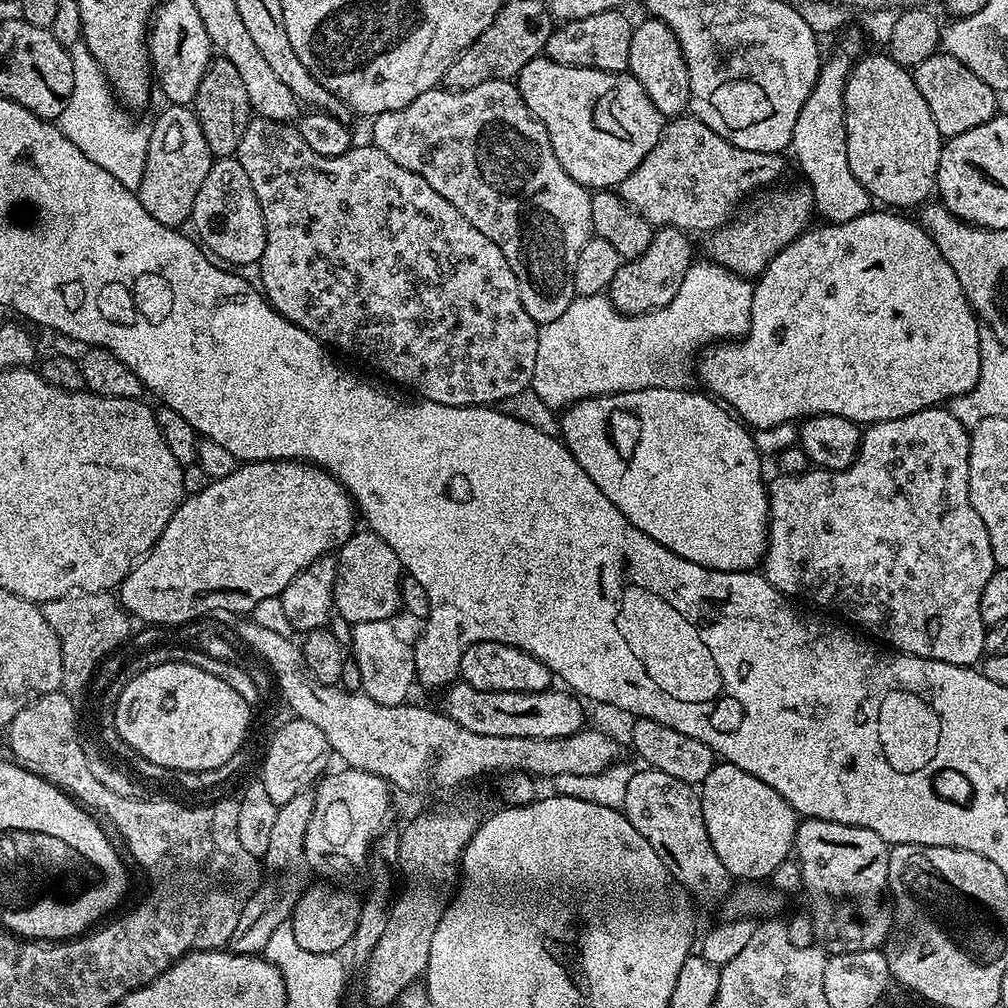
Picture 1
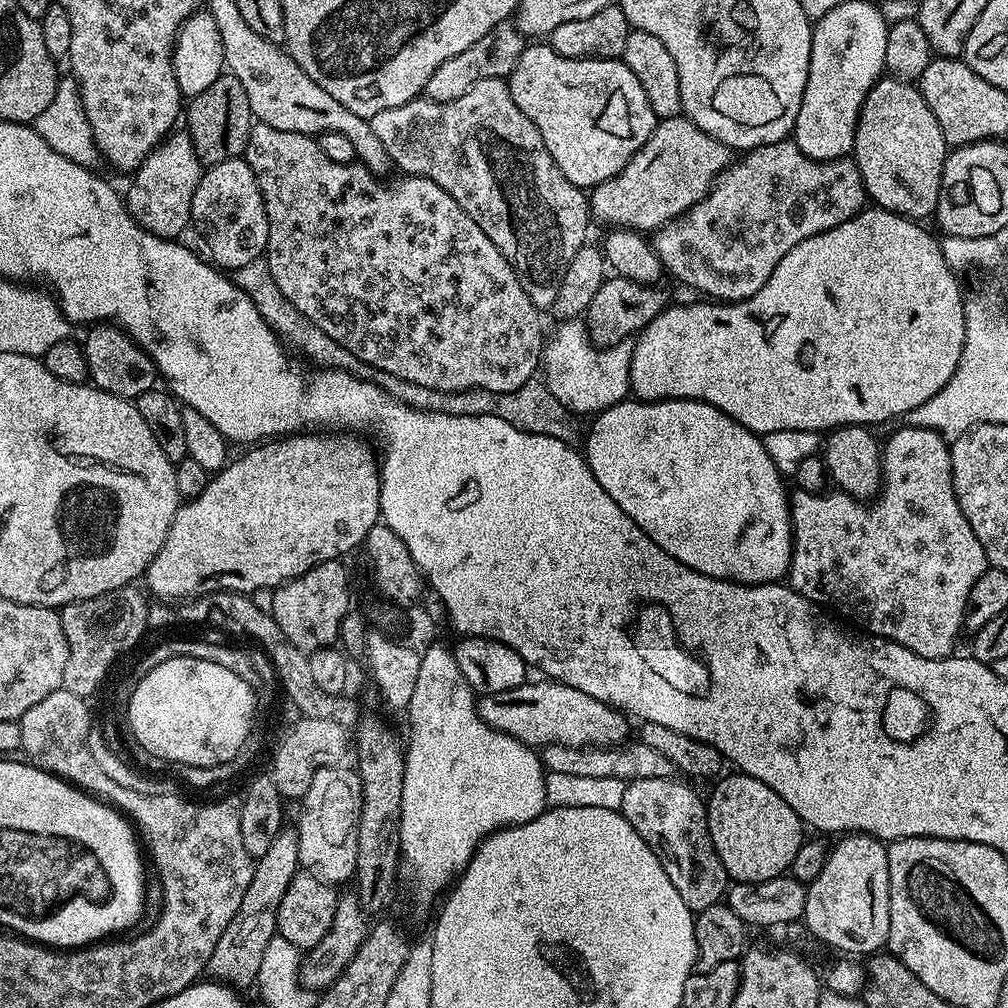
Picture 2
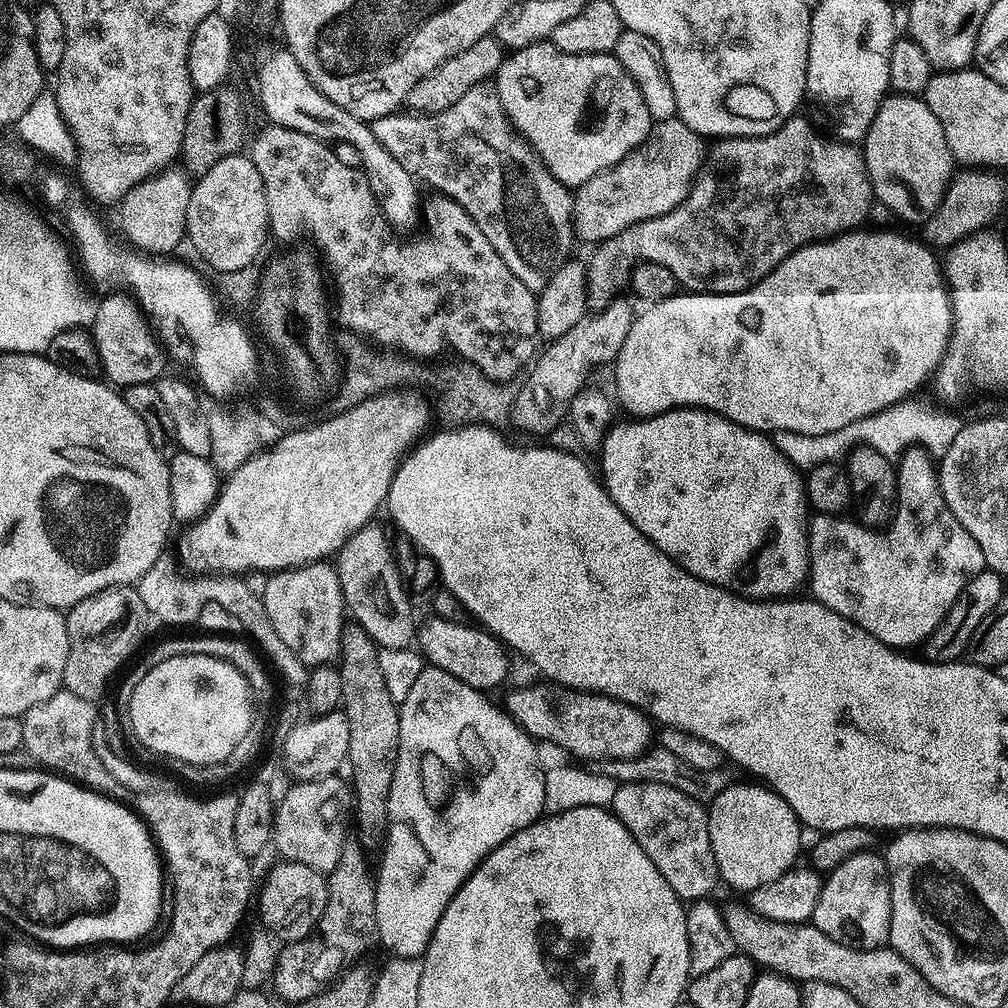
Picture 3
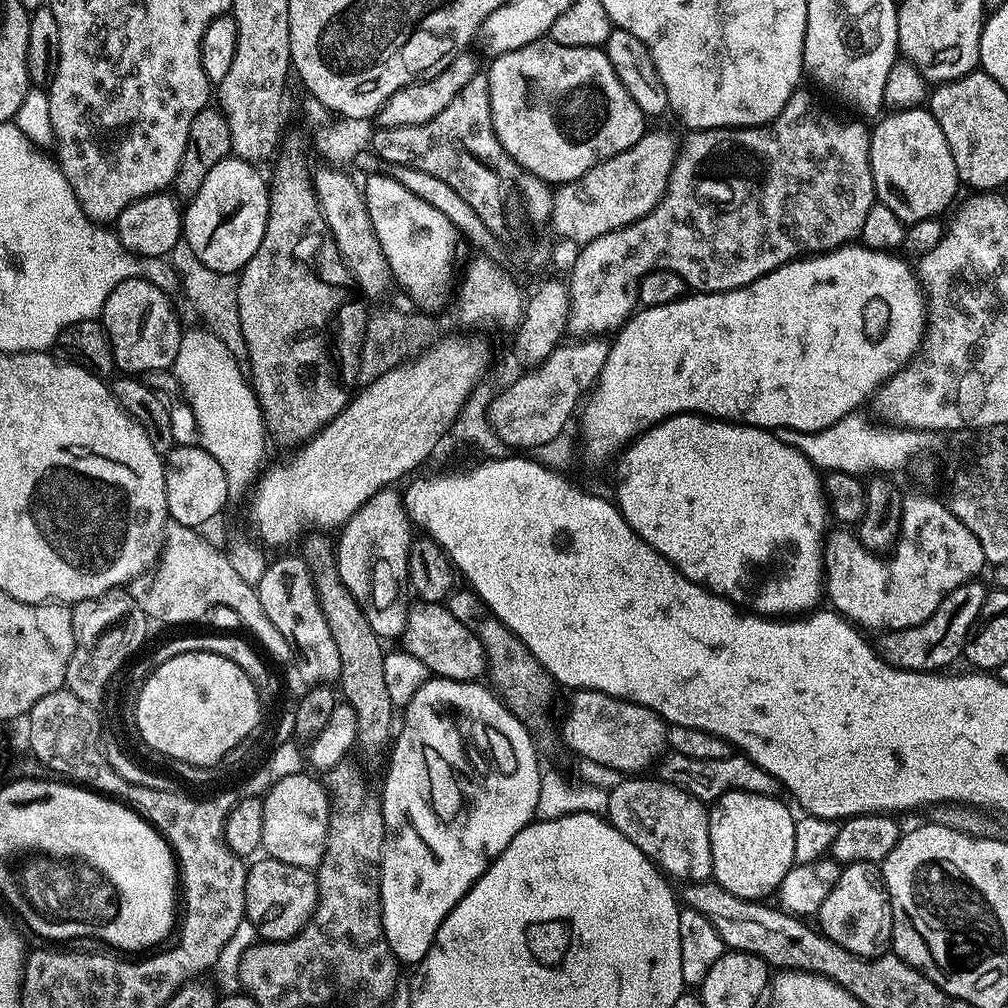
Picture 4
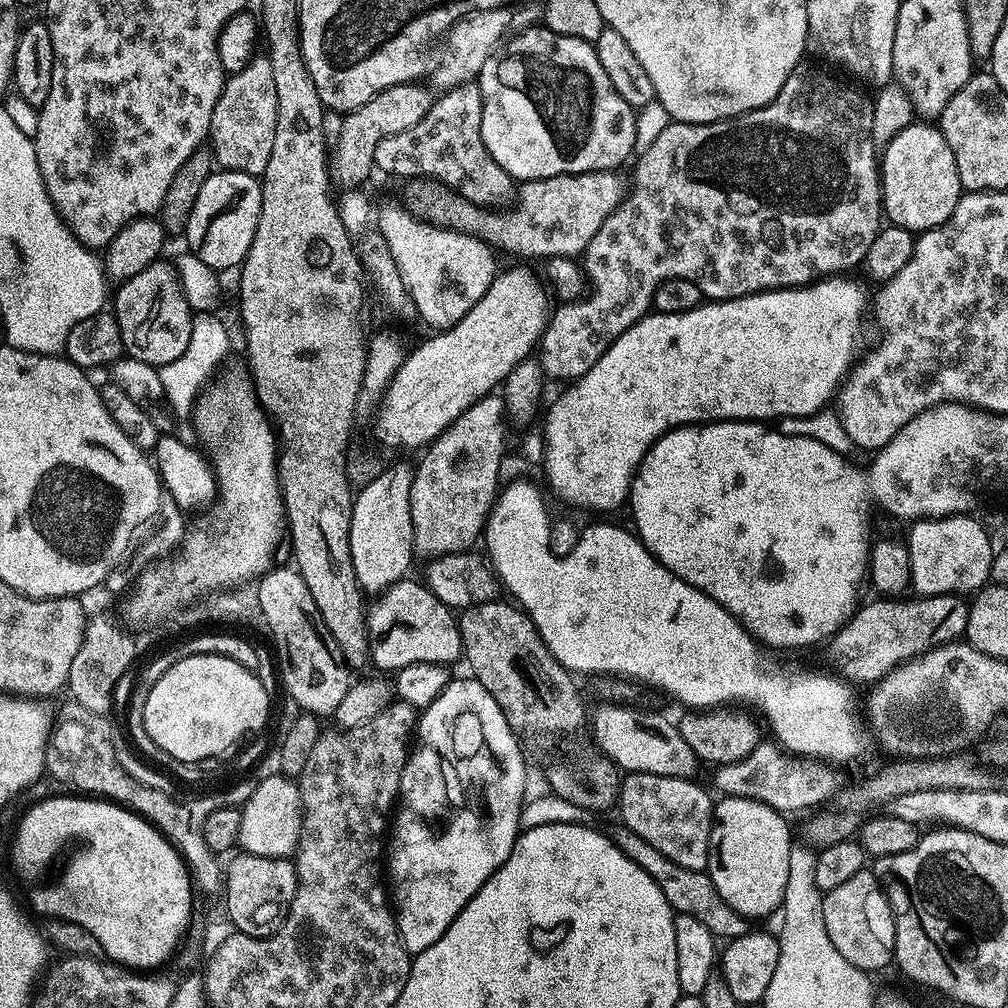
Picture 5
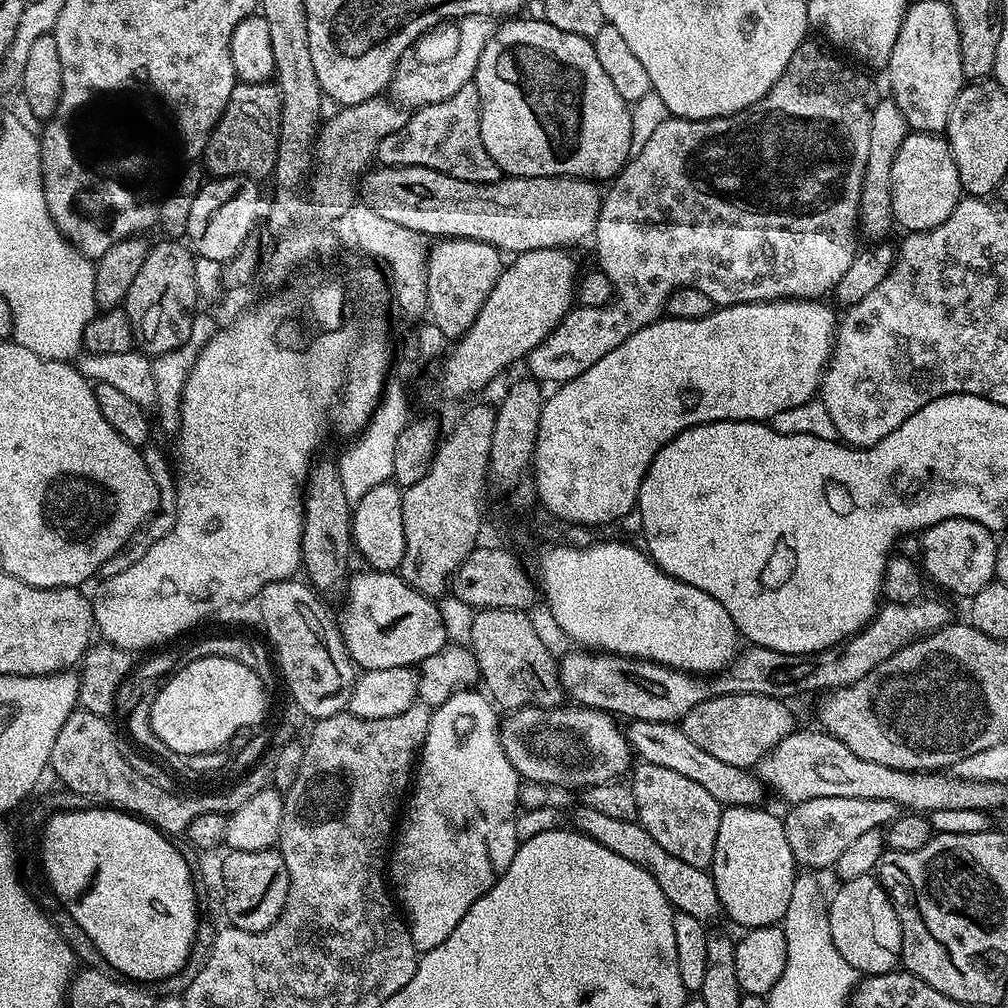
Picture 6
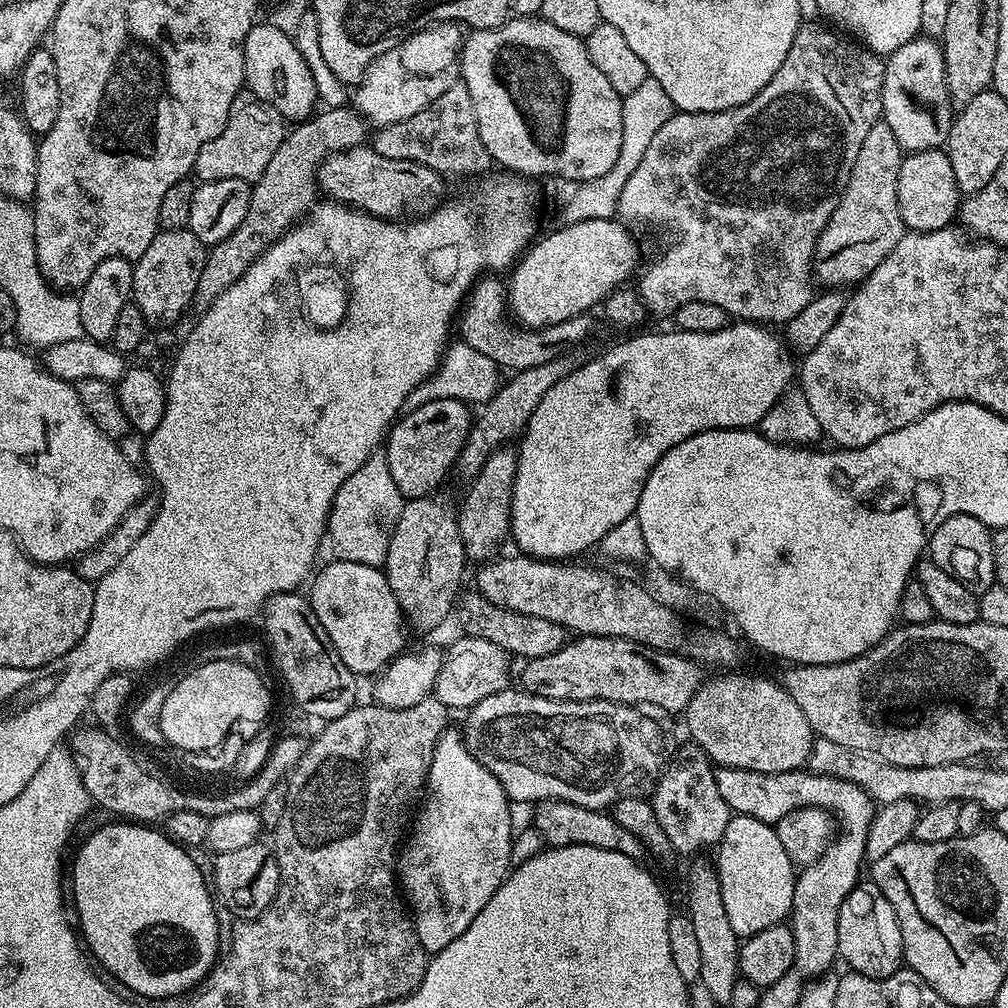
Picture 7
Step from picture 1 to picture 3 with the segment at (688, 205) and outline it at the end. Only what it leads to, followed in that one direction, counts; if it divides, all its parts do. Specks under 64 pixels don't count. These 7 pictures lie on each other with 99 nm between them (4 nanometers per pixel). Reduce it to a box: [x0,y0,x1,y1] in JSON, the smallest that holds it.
[572,118,706,246]

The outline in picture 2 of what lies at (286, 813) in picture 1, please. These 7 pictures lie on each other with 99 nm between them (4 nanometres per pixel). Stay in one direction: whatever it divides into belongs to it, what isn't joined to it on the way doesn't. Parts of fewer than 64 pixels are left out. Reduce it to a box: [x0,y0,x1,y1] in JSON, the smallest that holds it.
[207,826,300,990]

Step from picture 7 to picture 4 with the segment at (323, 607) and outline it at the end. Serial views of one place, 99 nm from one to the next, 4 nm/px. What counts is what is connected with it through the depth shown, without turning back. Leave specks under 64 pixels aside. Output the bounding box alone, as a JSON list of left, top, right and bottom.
[402,604,486,682]

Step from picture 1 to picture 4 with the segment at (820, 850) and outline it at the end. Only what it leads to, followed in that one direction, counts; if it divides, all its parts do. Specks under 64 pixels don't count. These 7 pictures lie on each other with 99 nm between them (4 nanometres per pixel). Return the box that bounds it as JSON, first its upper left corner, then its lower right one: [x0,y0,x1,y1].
[819,860,892,958]

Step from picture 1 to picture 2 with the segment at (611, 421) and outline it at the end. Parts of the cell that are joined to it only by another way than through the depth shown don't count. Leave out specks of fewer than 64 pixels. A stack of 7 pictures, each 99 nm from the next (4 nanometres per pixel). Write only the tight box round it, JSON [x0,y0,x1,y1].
[582,398,792,584]

